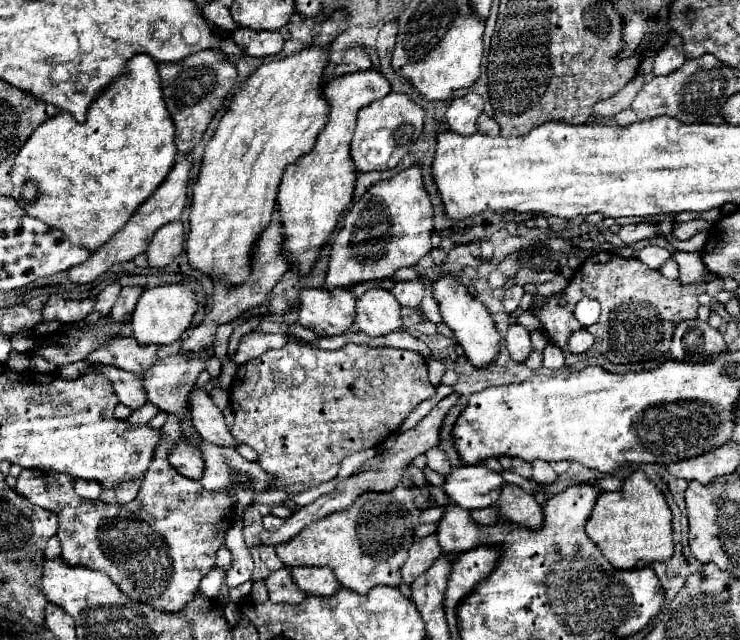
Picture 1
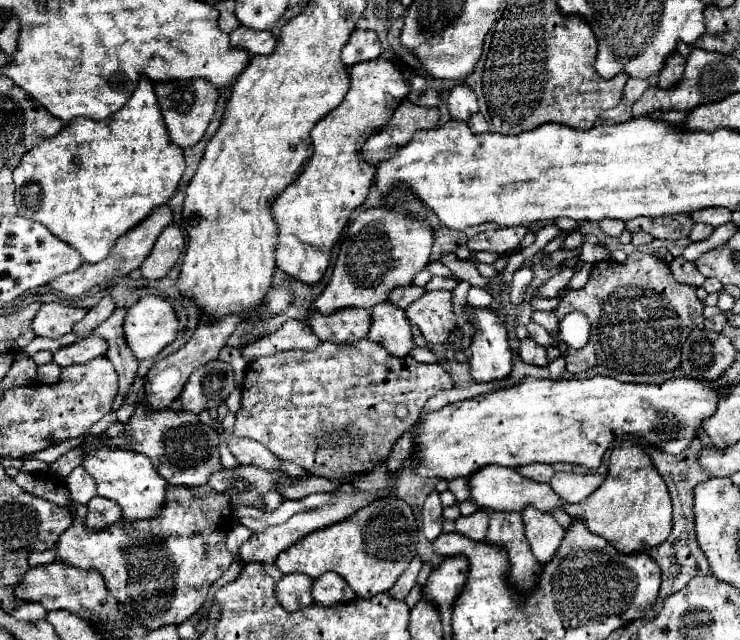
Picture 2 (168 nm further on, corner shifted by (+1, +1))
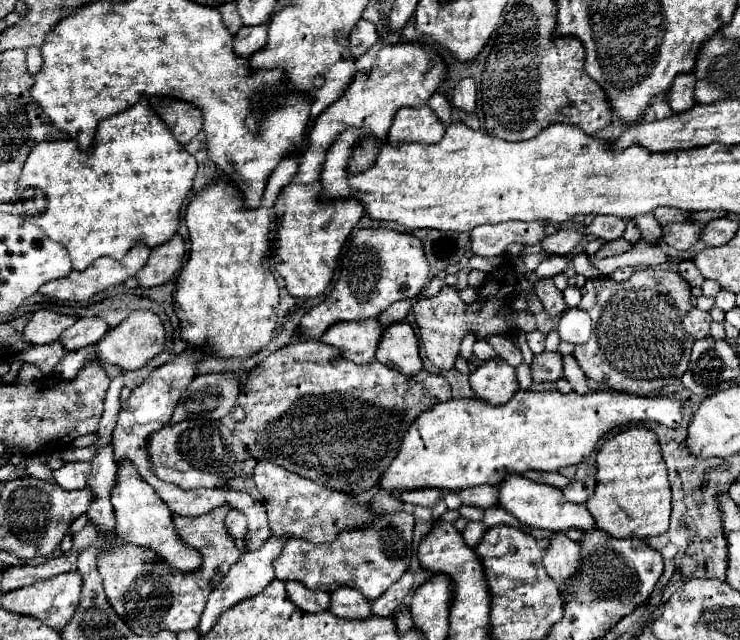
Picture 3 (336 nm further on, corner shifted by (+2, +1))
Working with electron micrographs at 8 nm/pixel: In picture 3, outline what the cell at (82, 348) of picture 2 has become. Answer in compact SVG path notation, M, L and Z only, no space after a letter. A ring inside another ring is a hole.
M51 343L51 345L39 345L39 347L29 347L25 351L21 351L17 355L17 359L25 361L25 363L35 363L43 373L51 373L55 369L55 365L67 355L69 351L59 343Z

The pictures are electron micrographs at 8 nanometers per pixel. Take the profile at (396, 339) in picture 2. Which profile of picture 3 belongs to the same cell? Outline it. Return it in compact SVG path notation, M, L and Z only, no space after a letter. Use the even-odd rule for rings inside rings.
M407 321L385 327L375 359L405 375L415 375L421 371L423 365L419 357L419 343L413 327Z

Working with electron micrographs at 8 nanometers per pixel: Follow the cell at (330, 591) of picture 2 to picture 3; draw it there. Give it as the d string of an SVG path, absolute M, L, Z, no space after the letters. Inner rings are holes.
M337 587L335 591L331 591L329 611L337 617L365 619L371 615L371 603L351 587Z

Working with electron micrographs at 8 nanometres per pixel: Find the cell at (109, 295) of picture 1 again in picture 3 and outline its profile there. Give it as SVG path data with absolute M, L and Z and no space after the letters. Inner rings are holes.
M81 317L73 327L69 327L59 337L59 341L67 349L75 351L75 349L81 349L81 347L97 343L107 333L107 329L109 329L109 325L101 317Z

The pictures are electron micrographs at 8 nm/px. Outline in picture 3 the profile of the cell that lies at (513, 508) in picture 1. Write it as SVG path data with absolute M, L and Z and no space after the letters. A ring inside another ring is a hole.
M565 533L551 535L549 547L543 555L543 565L551 579L555 579L557 587L565 591L565 581L579 573L579 545Z

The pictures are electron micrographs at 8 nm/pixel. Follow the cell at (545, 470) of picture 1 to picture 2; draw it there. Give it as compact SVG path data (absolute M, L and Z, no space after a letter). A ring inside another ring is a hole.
M554 473L554 477L550 479L550 485L564 501L580 503L590 493L594 493L602 485L602 481L604 481L604 477L598 473L586 473L586 475Z

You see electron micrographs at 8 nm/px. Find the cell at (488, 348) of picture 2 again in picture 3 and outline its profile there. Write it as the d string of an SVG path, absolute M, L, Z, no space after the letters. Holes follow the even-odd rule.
M493 357L483 361L469 375L471 389L479 399L485 399L493 405L503 405L511 395L519 389L515 367L511 367L505 359Z

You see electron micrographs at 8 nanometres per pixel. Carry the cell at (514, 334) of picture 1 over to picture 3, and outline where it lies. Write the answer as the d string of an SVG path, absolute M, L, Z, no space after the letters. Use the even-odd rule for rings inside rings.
M551 351L537 353L531 363L531 375L535 381L557 381L559 377L563 377L561 355Z

